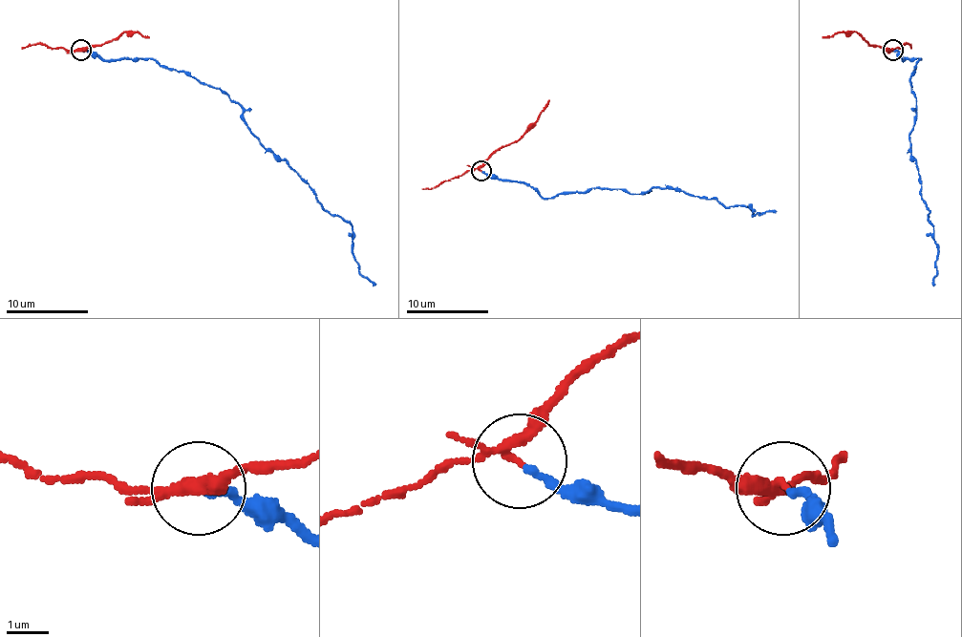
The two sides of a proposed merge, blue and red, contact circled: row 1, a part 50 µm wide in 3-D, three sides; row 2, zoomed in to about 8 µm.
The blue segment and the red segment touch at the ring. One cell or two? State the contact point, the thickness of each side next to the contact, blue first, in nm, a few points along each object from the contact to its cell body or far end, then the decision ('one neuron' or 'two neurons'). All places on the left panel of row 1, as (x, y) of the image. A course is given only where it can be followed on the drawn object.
place (80, 50); calibres 190 and 150 nm; course blue (82, 50), (100, 57), (154, 59), (219, 88), (326, 211), (352, 227), (352, 256), (376, 285); course red (80, 50), (113, 41), (123, 31), (138, 31), (150, 37); two neurons

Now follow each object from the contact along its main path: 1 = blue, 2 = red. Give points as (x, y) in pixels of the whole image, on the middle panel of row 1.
1: (482, 172), (529, 184), (544, 199), (593, 188), (642, 194), (676, 188), (752, 215), (777, 211)
2: (480, 170), (501, 147), (513, 143), (550, 100)

